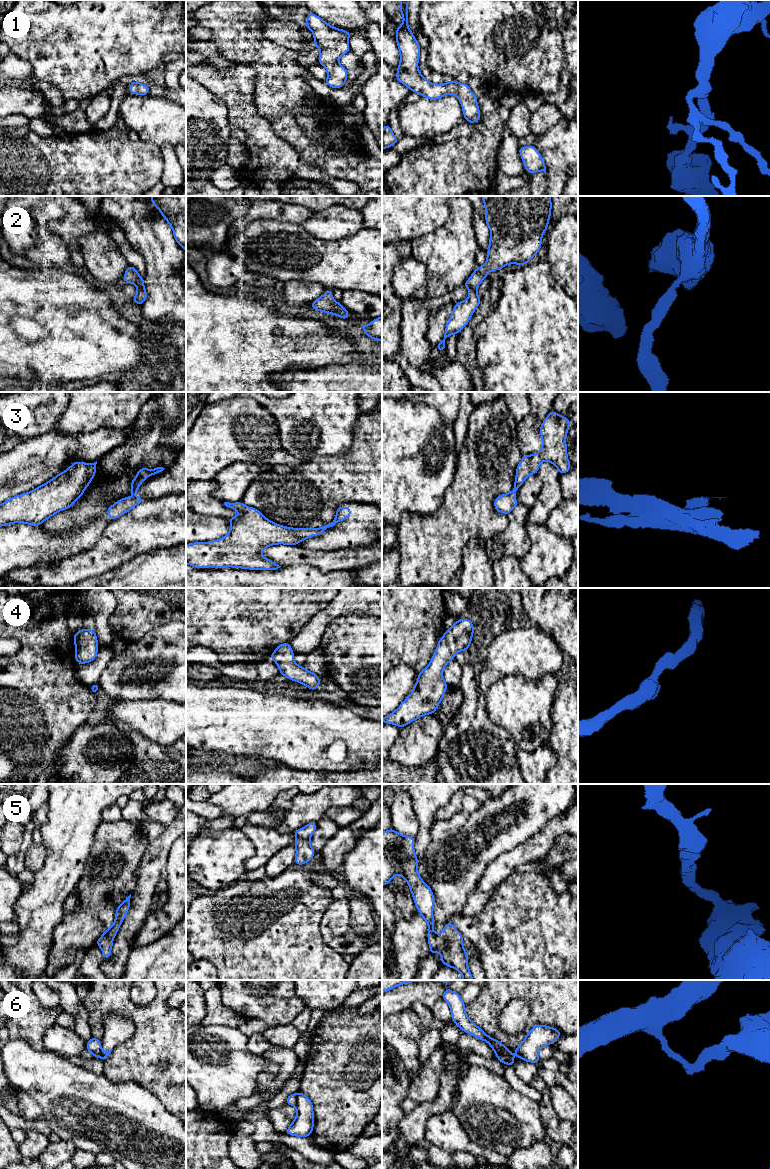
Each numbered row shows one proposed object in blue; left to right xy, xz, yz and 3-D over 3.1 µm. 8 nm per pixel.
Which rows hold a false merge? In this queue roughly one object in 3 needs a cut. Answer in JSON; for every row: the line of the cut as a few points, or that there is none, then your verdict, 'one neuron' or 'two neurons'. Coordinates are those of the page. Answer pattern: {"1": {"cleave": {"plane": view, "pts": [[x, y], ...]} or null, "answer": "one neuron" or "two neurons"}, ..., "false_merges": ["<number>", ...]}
{"1": {"cleave": null, "answer": "one neuron"}, "2": {"cleave": null, "answer": "one neuron"}, "3": {"cleave": {"plane": "yz", "pts": [[514, 486], [516, 489]]}, "answer": "two neurons"}, "4": {"cleave": null, "answer": "one neuron"}, "5": {"cleave": null, "answer": "one neuron"}, "6": {"cleave": {"plane": "yz", "pts": [[507, 1048], [505, 1059], [502, 1061]]}, "answer": "two neurons"}, "false_merges": ["3", "6"]}

